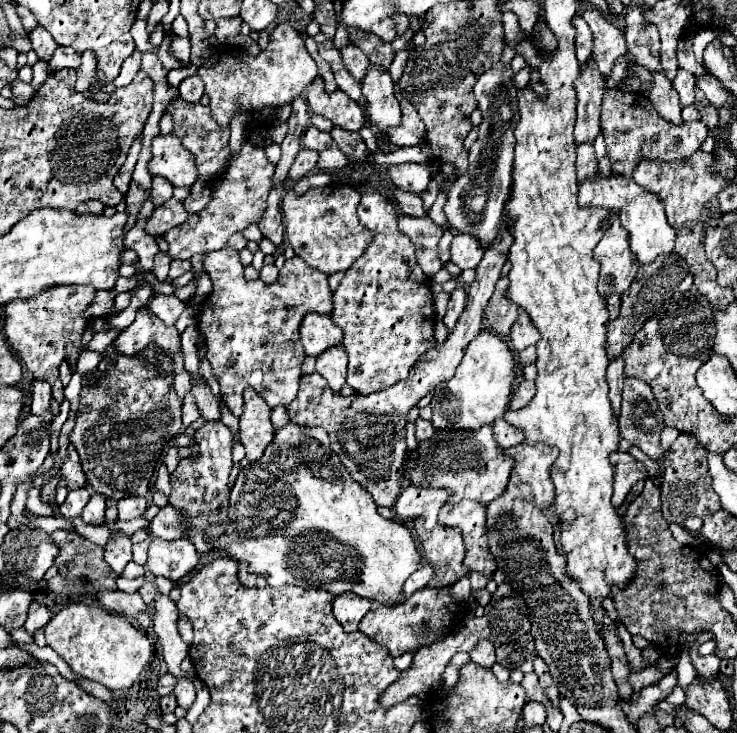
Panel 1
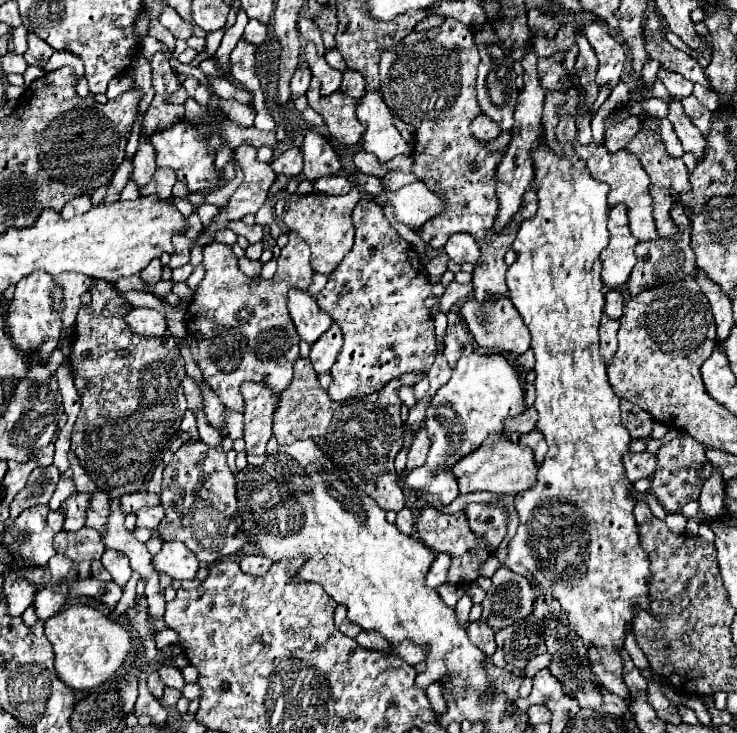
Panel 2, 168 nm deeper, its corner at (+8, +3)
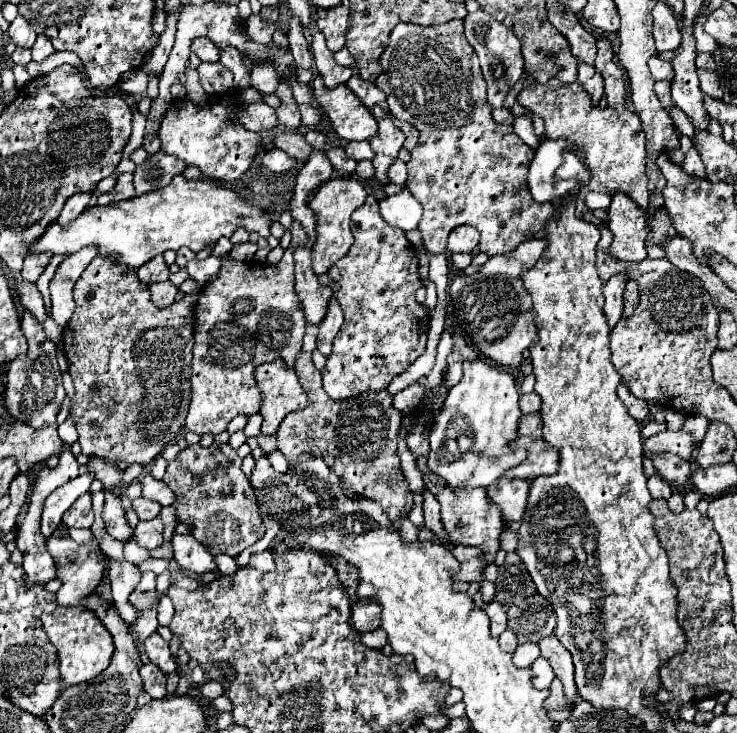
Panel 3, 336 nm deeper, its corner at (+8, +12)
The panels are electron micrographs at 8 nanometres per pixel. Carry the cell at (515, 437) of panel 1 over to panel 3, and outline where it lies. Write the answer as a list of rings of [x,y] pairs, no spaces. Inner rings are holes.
[[[530,392],[530,394],[522,394],[520,396],[520,408],[524,414],[532,414],[532,412],[538,412],[540,410],[540,396],[536,392]]]

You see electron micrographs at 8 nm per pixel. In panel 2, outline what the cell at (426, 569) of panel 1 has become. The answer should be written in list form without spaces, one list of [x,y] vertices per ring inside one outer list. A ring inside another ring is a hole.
[[[446,553],[436,555],[434,563],[432,563],[432,565],[430,565],[430,569],[428,569],[426,585],[434,589],[434,587],[438,587],[438,585],[446,583],[446,571],[448,571],[448,567],[450,567],[450,557],[448,557]]]

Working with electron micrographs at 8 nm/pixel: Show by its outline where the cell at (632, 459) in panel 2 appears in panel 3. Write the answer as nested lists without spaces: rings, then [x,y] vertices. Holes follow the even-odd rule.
[[[664,430],[648,440],[644,440],[644,456],[652,458],[656,454],[664,454],[664,452],[672,452],[676,456],[684,456],[684,460],[690,458],[690,454],[694,452],[694,438],[690,432],[686,430]]]

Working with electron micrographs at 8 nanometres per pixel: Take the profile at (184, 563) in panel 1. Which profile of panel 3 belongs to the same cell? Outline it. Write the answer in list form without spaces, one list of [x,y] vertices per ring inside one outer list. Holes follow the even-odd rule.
[[[174,534],[172,544],[174,544],[174,558],[182,570],[190,570],[198,576],[216,570],[214,556],[204,548],[204,544],[198,544],[194,536]]]

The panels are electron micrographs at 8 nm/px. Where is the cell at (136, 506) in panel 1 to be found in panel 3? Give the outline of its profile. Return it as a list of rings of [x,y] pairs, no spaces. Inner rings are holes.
[[[150,474],[142,476],[140,480],[142,480],[142,484],[144,484],[144,490],[142,490],[142,496],[144,496],[144,498],[154,500],[154,502],[158,502],[160,506],[170,506],[170,504],[174,504],[176,496],[174,496],[174,492],[172,492],[162,480],[152,478]]]

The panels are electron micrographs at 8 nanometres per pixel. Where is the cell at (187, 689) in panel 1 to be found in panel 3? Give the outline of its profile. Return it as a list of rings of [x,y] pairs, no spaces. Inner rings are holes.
[[[154,632],[154,634],[150,634],[150,636],[146,638],[146,642],[144,642],[144,652],[146,652],[146,656],[148,656],[148,660],[150,660],[152,664],[156,664],[158,668],[162,668],[164,674],[178,672],[178,666],[176,666],[176,662],[172,660],[172,654],[170,654],[170,650],[168,650],[168,642],[166,642],[158,632]]]

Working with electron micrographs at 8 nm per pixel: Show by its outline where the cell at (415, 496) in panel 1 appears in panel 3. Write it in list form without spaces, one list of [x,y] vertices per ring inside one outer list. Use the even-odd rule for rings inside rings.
[[[488,360],[464,362],[462,380],[448,392],[432,422],[428,468],[446,478],[452,490],[458,490],[486,488],[508,468],[522,464],[526,460],[526,450],[512,446],[518,438],[518,420],[522,416],[518,398],[516,382],[508,372],[488,364]]]

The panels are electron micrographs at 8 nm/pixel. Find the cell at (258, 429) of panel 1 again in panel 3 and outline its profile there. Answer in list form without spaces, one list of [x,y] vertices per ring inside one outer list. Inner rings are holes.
[[[284,360],[260,364],[256,368],[256,382],[264,402],[260,408],[260,414],[264,416],[262,434],[276,434],[286,414],[308,406],[308,396],[300,386],[294,368],[288,368]]]

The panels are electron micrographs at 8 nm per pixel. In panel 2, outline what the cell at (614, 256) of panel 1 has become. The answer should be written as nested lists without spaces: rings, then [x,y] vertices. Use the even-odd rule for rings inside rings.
[[[622,203],[610,209],[610,213],[608,213],[608,231],[610,231],[610,243],[600,253],[602,283],[608,289],[616,289],[618,285],[624,285],[630,277],[630,271],[636,263],[634,247],[638,243],[628,229],[626,207]]]

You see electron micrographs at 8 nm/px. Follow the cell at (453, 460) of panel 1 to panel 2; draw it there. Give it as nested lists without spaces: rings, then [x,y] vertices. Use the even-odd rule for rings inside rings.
[[[492,435],[488,437],[488,441],[484,441],[484,445],[480,445],[480,449],[474,449],[472,453],[468,453],[468,457],[462,457],[448,471],[452,471],[452,475],[456,477],[462,495],[474,493],[474,491],[514,493],[516,495],[534,485],[538,467],[536,467],[532,449],[528,449],[526,445],[516,445],[508,441],[506,437]]]

